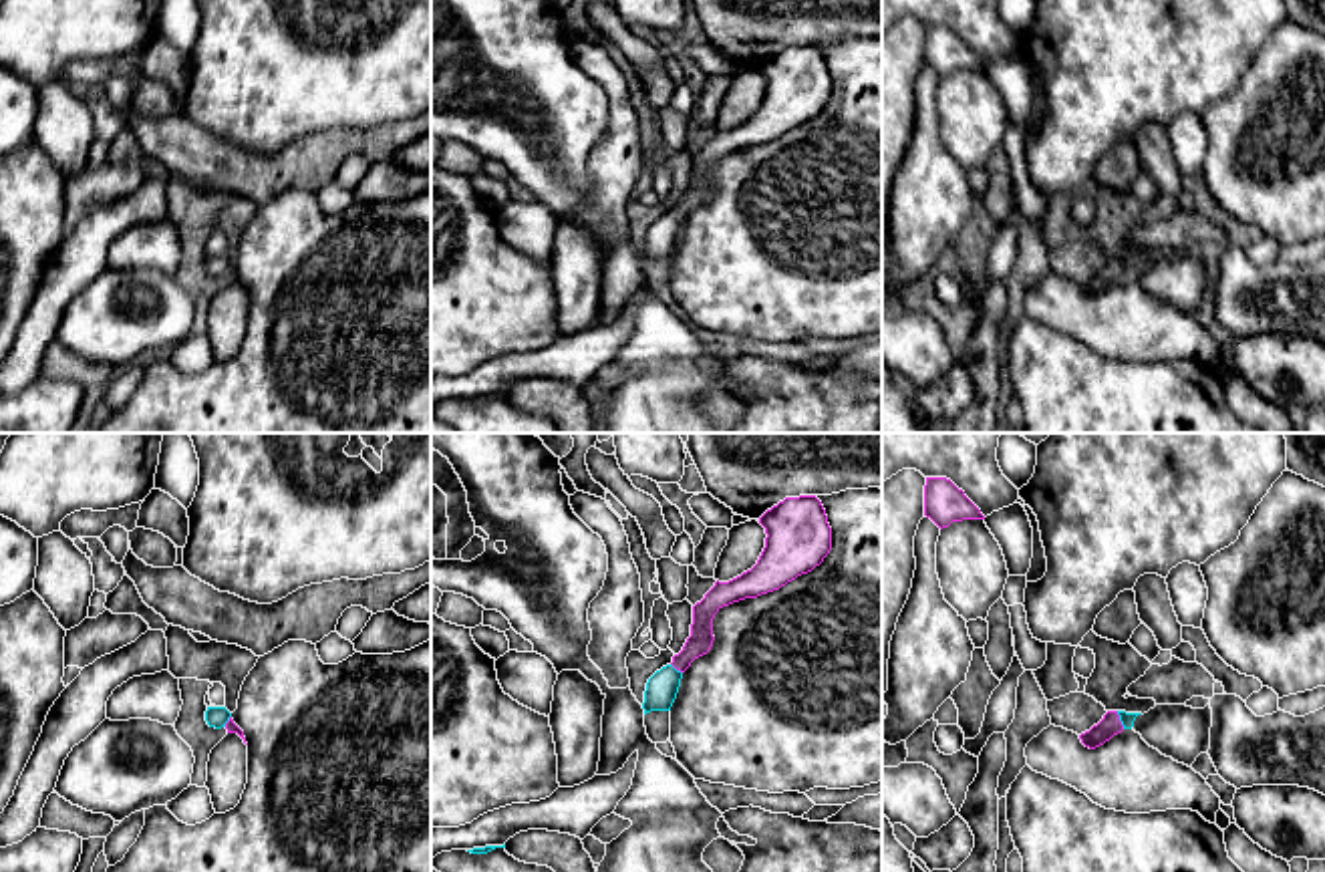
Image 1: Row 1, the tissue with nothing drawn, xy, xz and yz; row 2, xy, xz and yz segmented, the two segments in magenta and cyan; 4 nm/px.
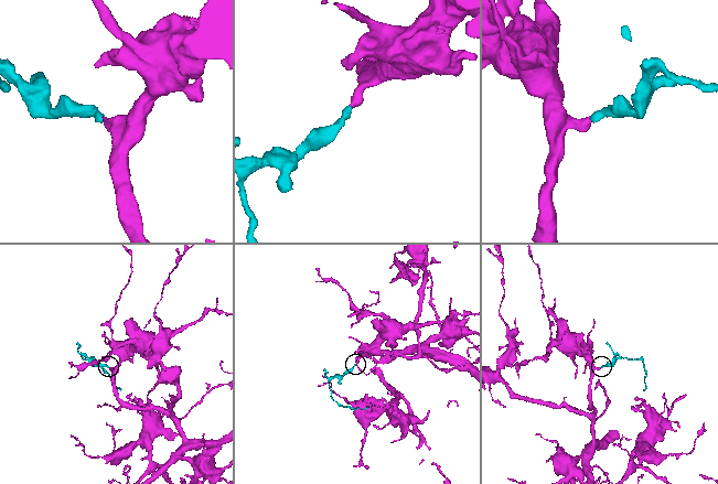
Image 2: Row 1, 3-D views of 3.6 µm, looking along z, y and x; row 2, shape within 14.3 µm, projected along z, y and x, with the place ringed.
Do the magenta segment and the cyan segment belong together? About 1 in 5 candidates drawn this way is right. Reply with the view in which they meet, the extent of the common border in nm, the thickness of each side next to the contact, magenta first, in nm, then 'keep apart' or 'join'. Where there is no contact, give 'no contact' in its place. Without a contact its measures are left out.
contact in yz; length 80 nm; calibres 90 and 50 nm; join

